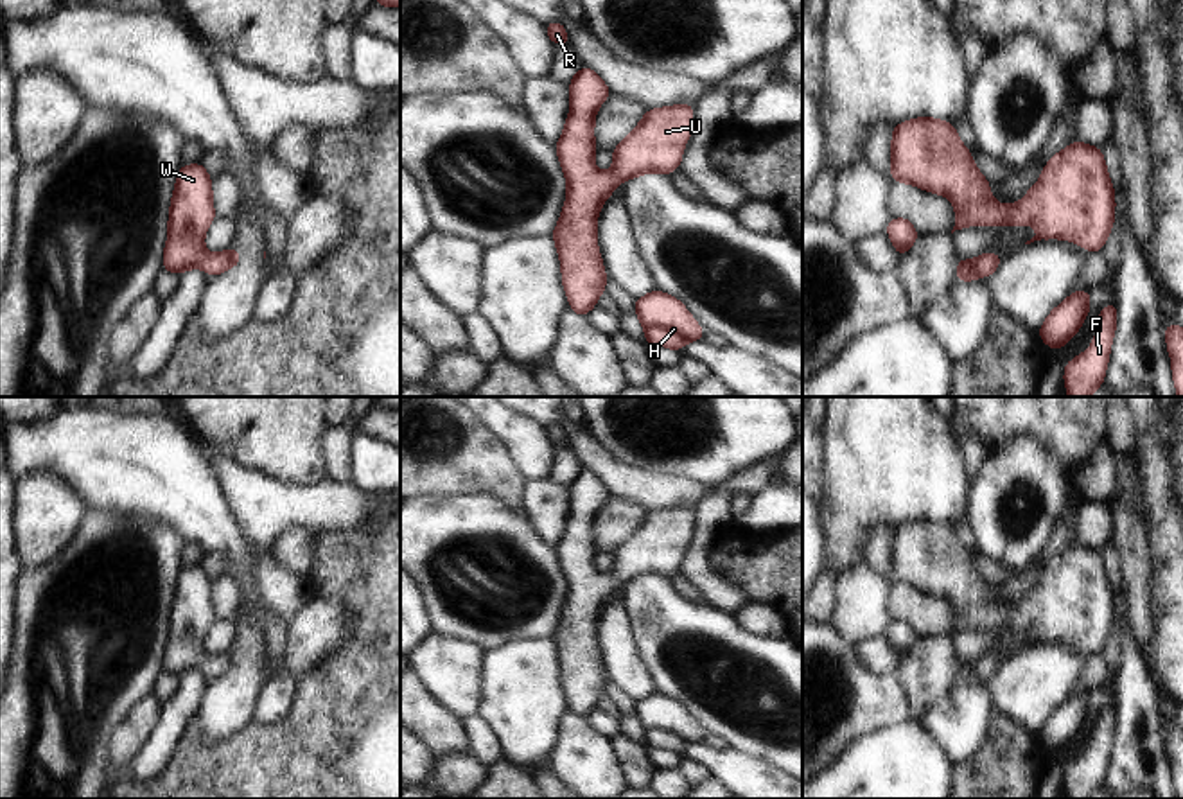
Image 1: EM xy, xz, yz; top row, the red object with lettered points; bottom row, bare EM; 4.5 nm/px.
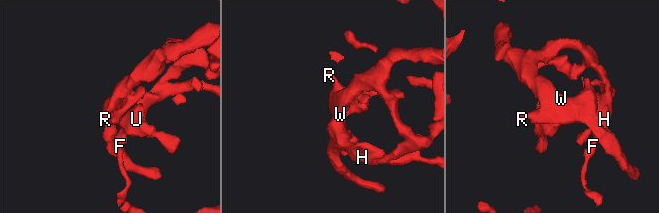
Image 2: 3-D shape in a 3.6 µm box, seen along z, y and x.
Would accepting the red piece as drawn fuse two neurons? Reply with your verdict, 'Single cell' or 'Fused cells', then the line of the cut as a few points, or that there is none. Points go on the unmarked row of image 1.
Single cell. No split

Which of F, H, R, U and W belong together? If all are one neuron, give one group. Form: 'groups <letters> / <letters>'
groups F H R U W

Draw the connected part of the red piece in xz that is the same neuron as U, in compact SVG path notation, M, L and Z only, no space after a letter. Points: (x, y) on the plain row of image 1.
M582 469L569 485L571 515L562 540L555 546L567 580L567 601L551 639L562 664L564 693L571 713L585 718L609 686L596 646L600 610L619 584L646 575L670 576L679 571L682 551L693 533L693 506L655 510L644 515L637 530L612 553L610 575L600 575L592 560L594 519L610 492L603 481Z

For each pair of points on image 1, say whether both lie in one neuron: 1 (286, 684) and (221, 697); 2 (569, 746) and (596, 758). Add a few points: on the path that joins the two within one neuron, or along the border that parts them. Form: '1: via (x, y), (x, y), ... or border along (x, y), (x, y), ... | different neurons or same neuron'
1: border along (271, 672), (259, 692), (250, 720) | different neurons
2: via (577, 753), (582, 758), (589, 758) | same neuron

